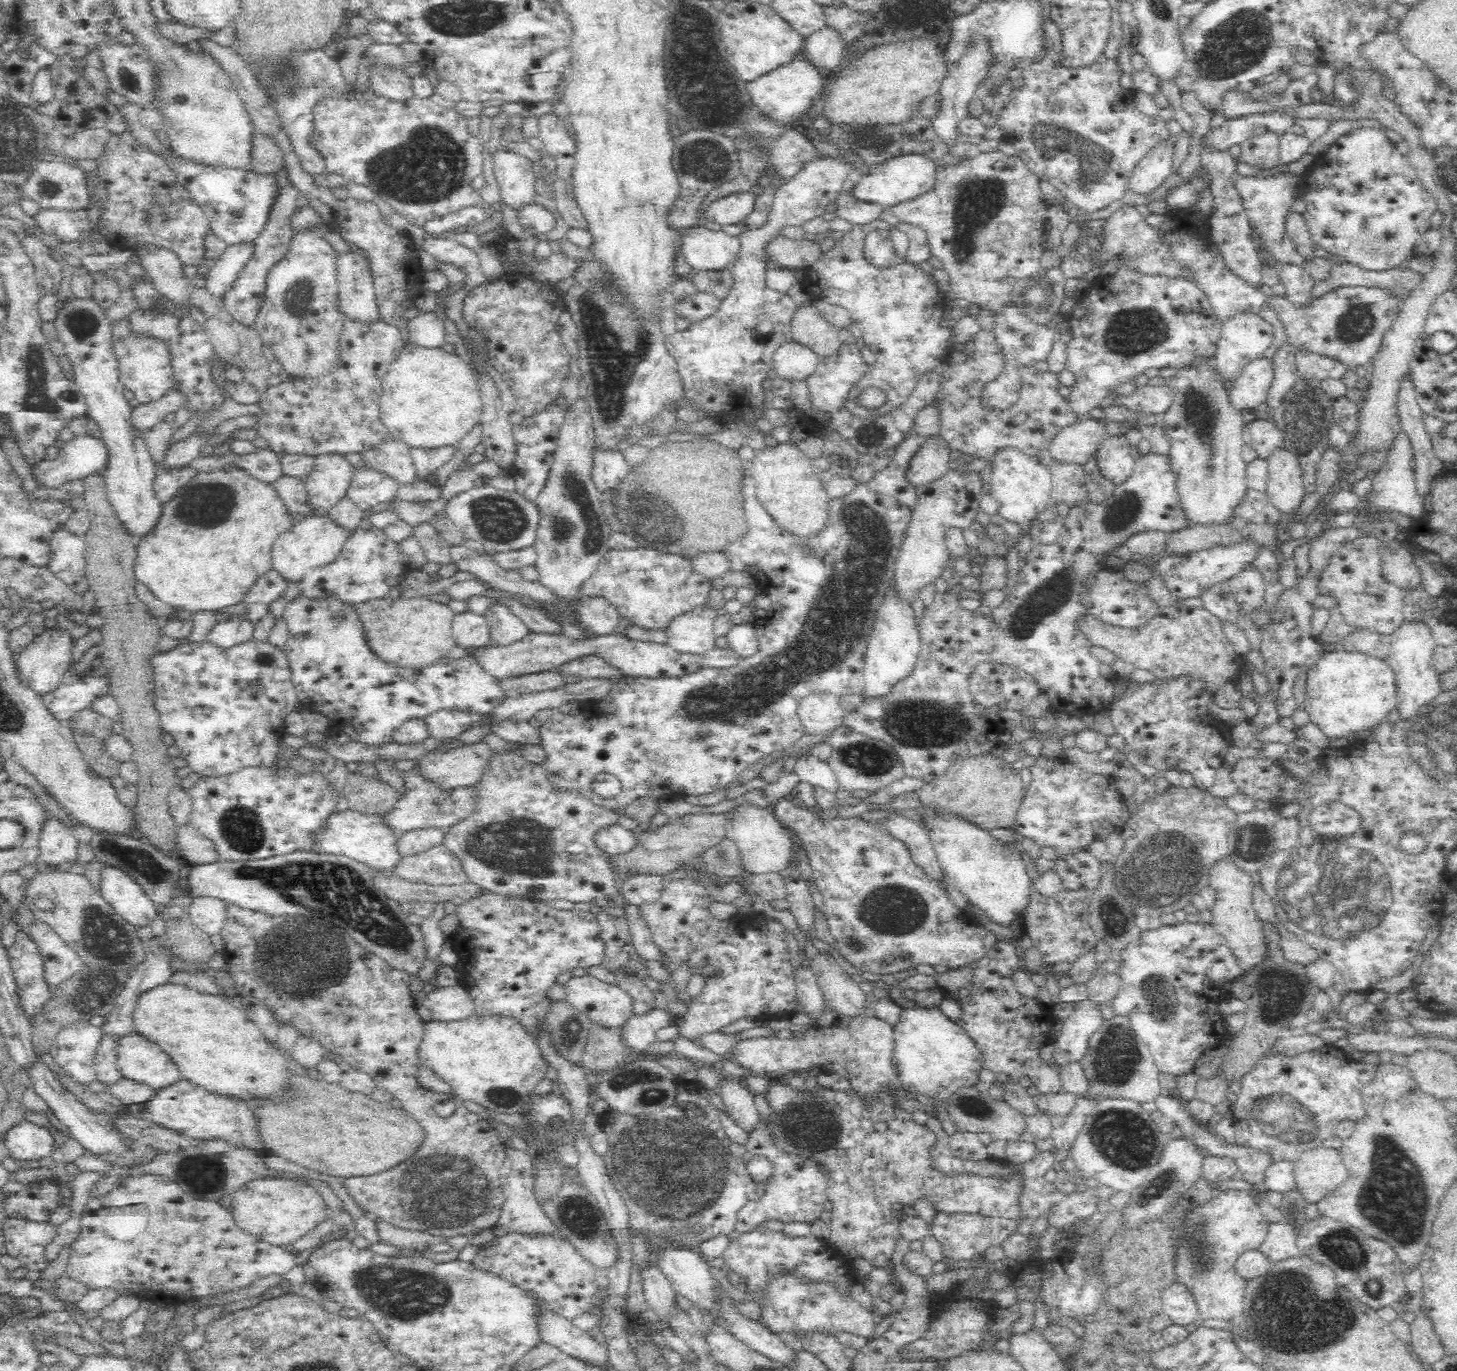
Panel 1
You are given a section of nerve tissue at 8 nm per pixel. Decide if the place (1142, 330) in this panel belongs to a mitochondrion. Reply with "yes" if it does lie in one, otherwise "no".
yes

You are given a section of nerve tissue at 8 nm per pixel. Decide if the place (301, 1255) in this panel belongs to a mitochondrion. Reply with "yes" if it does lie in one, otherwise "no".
no

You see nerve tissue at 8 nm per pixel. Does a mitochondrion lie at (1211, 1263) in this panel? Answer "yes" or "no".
yes

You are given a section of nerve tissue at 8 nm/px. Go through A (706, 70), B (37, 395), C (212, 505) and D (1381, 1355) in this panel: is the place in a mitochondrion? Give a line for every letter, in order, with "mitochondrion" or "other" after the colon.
A: mitochondrion
B: mitochondrion
C: mitochondrion
D: other

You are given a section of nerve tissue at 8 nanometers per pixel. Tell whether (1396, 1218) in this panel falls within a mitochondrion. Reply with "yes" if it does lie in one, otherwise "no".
yes

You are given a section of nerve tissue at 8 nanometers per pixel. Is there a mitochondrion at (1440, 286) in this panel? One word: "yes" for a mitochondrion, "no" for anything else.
no

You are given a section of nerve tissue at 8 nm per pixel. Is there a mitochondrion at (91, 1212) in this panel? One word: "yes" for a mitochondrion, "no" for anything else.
no

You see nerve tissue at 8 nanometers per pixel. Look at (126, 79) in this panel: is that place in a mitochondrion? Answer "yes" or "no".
yes

